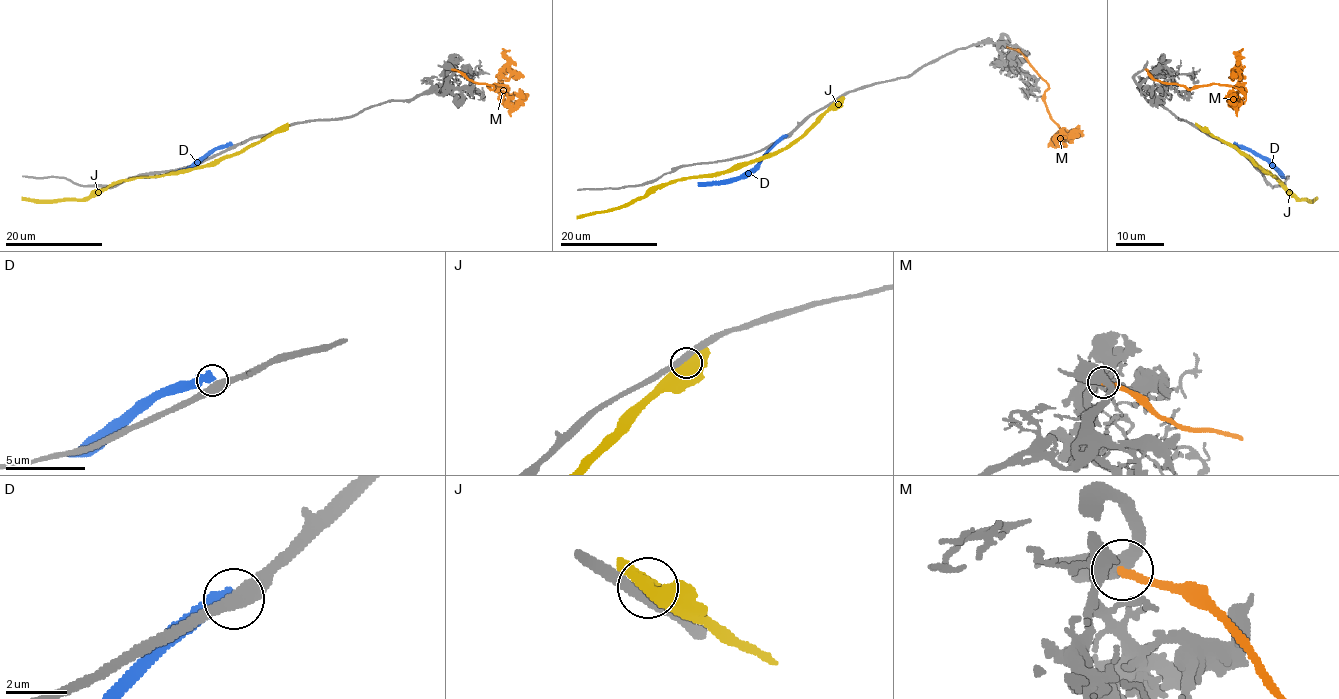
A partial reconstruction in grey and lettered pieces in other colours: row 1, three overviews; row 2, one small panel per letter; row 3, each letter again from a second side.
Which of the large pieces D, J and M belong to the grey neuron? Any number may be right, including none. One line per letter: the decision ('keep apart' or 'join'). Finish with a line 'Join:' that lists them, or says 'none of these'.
D: keep apart
J: keep apart
M: join
Join: M

